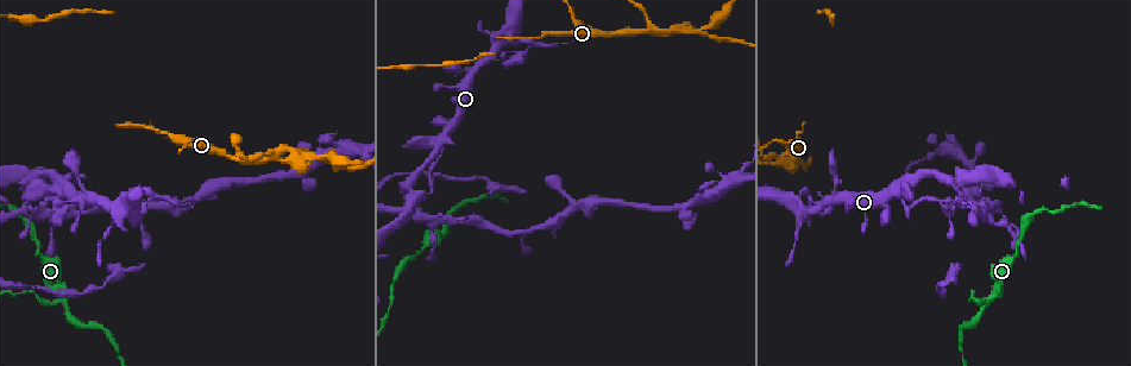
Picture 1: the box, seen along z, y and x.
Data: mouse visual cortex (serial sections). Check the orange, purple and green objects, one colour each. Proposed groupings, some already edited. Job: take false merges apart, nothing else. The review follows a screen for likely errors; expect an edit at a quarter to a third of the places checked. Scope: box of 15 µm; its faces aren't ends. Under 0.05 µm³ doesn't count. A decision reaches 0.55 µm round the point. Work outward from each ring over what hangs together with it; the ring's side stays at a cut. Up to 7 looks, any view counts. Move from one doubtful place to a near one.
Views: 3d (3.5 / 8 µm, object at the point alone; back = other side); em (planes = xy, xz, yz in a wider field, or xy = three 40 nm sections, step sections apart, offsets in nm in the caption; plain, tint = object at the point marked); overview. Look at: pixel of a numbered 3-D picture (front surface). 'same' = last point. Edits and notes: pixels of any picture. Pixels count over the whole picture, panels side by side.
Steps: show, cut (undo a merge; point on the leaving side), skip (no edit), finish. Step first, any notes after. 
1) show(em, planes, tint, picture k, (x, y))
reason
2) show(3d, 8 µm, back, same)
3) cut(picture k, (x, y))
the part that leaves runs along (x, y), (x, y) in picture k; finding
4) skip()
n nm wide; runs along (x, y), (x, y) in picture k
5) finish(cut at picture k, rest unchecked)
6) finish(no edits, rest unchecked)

show(3d, 3.5 µm, picture 1, (66, 298))
abrupt turn

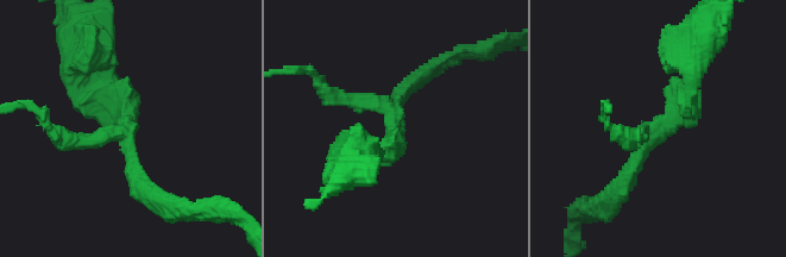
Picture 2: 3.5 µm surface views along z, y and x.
show(em, xy, step 2, tint, picture 2, (653, 130))
3 arms; arms of 200, 200, 250 nm

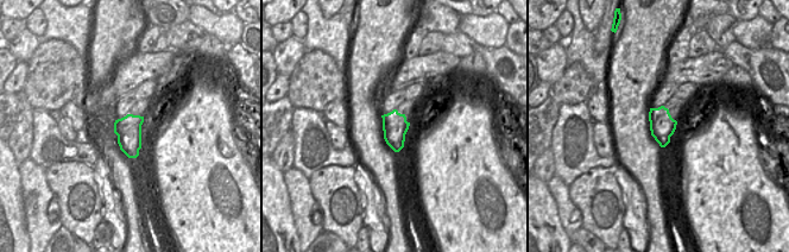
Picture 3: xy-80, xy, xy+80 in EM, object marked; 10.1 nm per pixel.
cut(picture 2, (80, 142))
the part that leaves runs along (127, 127), (57, 138), (36, 112) in picture 2; two cells meet here

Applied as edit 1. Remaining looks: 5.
show(overview)
see it whole again

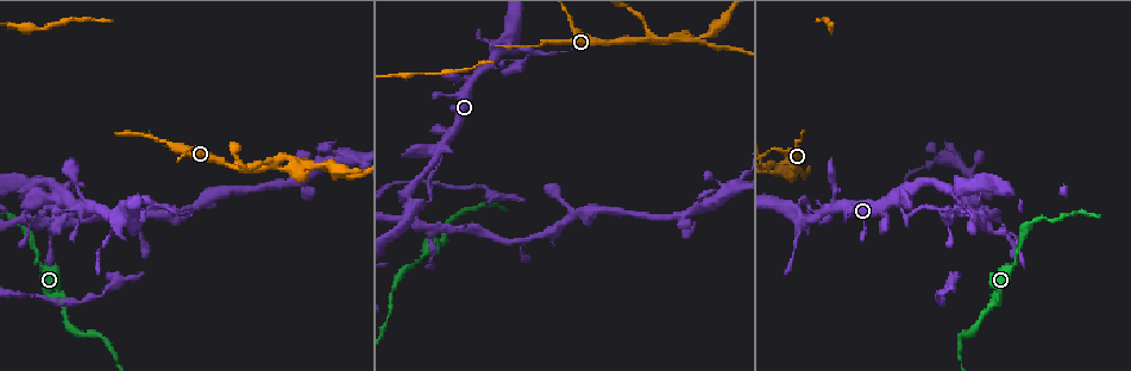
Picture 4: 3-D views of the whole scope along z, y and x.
show(3d, 3.5 µm, picture 4, (800, 199))
three arms meet

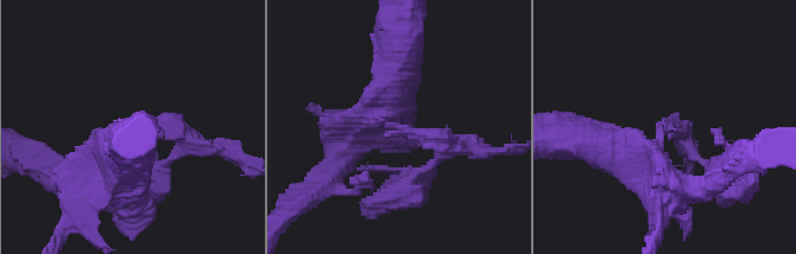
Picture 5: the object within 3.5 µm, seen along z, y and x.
show(em, planes, tint, picture 5, (394, 125))
need the tissue

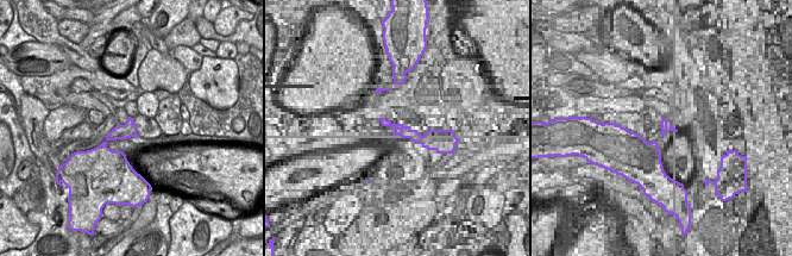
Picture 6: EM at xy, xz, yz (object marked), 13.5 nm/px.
show(em, xy, step 1, tint, same)
another direction

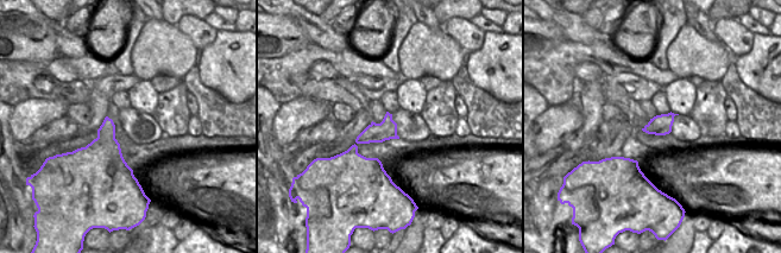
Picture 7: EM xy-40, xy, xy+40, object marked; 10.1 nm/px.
cut(picture 5, (750, 185))
a second cell is stuck on

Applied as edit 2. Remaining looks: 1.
finish(cut at picture 2, cut at picture 5, rest unchecked)

